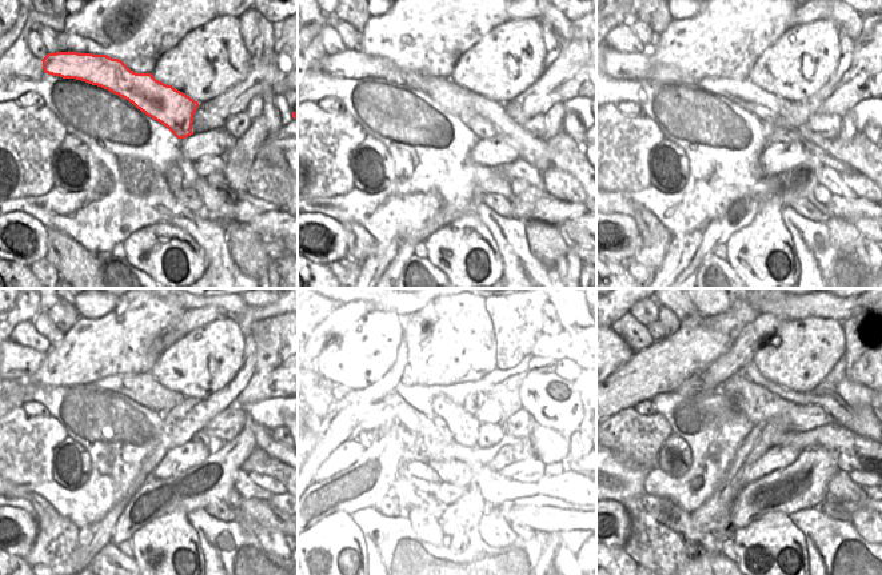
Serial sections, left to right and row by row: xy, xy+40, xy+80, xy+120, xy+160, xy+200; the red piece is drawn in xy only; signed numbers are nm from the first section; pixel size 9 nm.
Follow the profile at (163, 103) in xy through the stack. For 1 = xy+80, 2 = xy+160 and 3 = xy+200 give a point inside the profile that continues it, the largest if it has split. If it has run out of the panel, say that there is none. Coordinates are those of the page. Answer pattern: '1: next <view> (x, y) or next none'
1: next xy+80 (623, 66)
2: next xy+160 (324, 356)
3: next xy+200 (623, 354)

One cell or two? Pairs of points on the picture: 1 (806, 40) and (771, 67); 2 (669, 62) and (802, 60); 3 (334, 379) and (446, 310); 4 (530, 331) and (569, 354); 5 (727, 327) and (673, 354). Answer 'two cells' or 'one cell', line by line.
1: one cell
2: two cells
3: one cell
4: two cells
5: two cells

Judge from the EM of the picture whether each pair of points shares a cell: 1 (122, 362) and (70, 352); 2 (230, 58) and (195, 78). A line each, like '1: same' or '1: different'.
1: same
2: same

